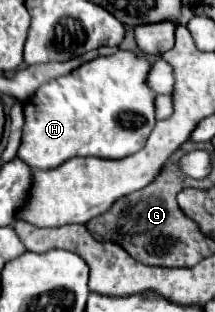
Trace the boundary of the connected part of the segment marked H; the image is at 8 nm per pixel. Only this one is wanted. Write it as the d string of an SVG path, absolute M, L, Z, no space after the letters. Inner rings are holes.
M119 50L111 58L85 62L67 76L43 84L23 106L25 126L17 158L33 170L57 168L75 156L125 158L145 146L155 126L155 92L147 86L151 62L143 54Z

